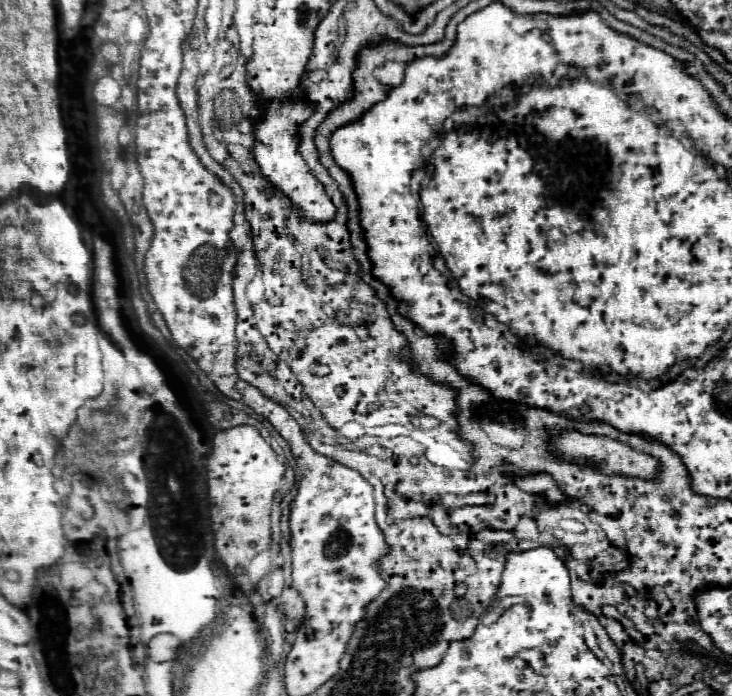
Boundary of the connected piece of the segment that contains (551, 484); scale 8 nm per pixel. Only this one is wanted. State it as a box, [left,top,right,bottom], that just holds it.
[516,475,568,503]

